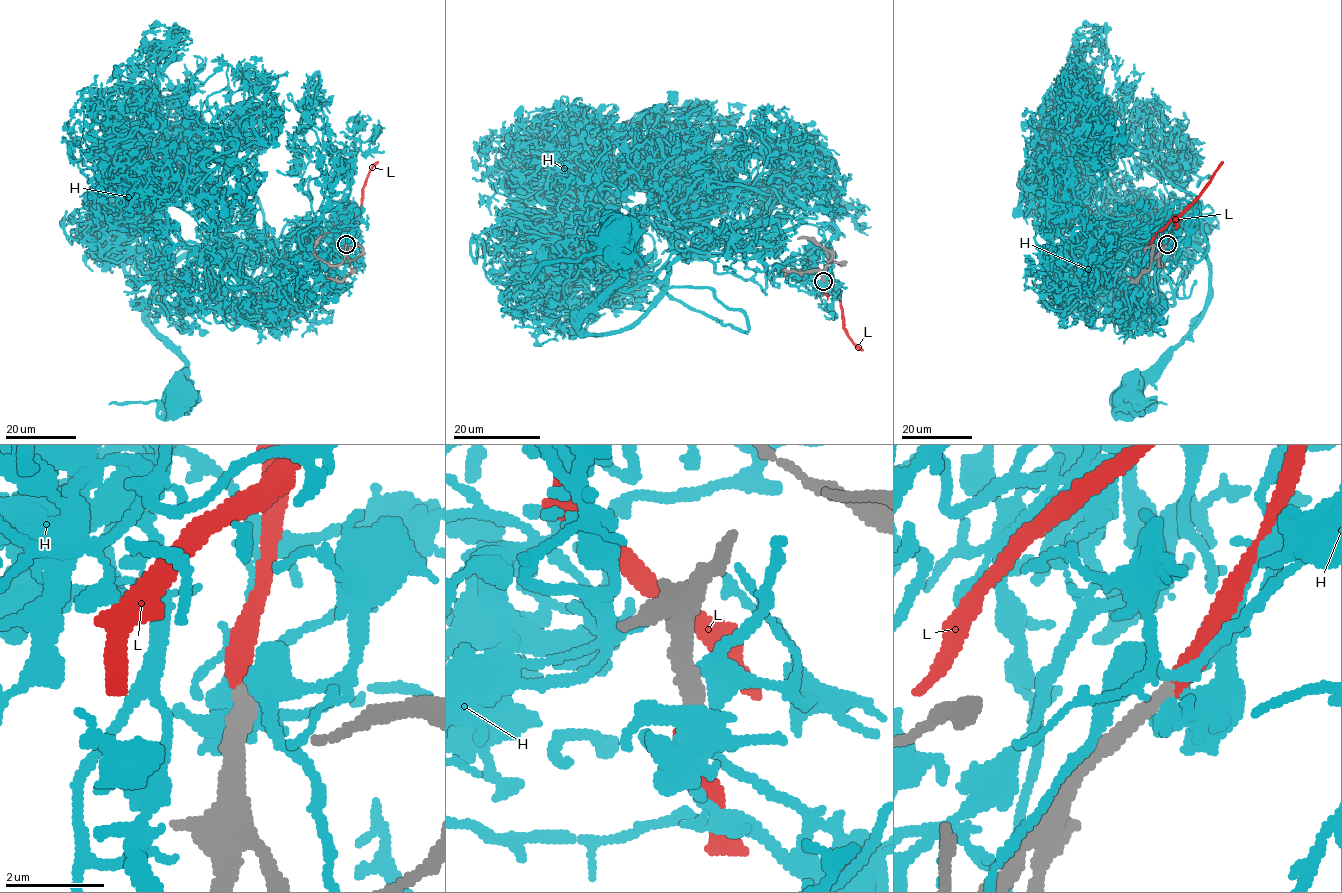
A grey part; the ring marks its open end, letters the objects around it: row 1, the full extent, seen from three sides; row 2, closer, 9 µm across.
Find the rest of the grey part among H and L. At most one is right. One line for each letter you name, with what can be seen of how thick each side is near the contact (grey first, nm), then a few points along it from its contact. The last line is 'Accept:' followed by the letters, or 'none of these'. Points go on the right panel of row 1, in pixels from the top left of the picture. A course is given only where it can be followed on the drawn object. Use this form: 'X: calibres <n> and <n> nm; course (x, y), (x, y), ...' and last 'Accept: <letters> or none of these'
L: calibres 360 and 400 nm; course (1168, 244), (1174, 233), (1173, 218), (1190, 206), (1223, 162)
Accept: L

